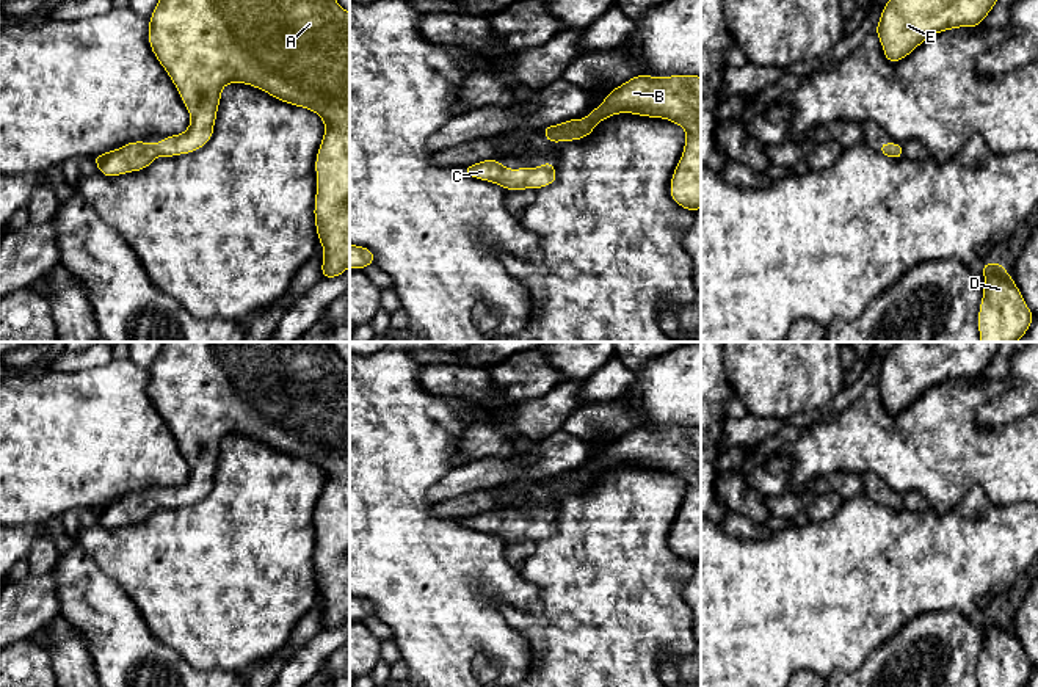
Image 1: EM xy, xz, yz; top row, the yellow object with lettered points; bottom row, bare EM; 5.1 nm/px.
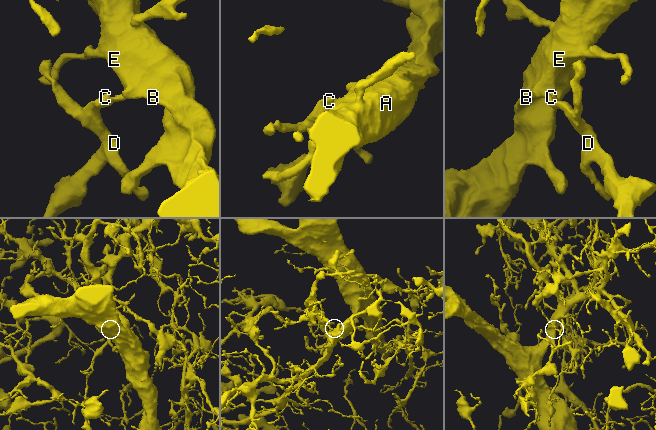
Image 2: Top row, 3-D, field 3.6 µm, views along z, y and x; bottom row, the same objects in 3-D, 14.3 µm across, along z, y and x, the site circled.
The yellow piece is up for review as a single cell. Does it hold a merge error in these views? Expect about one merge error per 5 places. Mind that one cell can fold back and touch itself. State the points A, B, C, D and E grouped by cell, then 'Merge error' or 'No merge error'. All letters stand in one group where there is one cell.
Groups: A B C D E. No merge error

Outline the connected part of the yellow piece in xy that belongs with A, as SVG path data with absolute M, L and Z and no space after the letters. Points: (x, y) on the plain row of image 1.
M163 342L149 370L149 397L190 463L190 477L160 494L125 494L93 508L99 524L116 529L146 521L157 508L204 499L227 434L246 434L307 460L325 474L314 558L325 604L321 626L323 631L342 627L350 618L350 364L328 342Z

